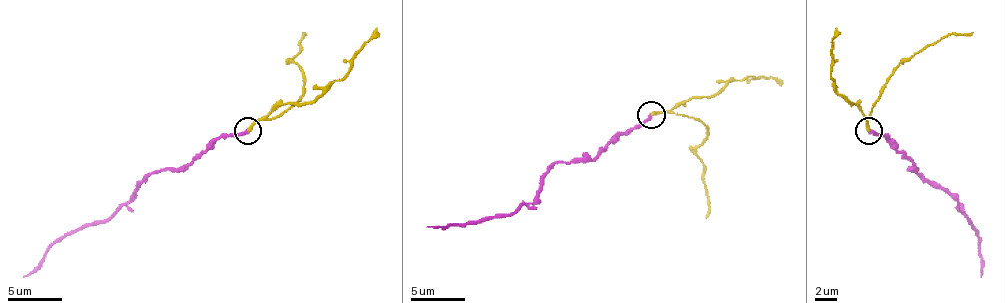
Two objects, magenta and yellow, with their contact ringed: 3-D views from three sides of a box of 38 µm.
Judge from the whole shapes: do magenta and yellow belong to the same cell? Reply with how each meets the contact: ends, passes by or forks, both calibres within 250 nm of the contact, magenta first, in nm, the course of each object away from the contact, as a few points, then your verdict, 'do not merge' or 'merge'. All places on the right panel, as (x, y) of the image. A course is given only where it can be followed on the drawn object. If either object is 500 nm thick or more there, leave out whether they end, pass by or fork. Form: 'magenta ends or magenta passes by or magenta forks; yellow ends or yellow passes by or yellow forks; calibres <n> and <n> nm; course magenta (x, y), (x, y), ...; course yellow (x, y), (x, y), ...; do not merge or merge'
magenta ends; yellow ends; calibres 260 and 240 nm; course magenta (869, 131), (886, 137), (916, 170), (957, 202), (976, 232), (982, 276); course yellow (869, 131), (867, 123), (869, 112), (883, 85), (905, 60), (951, 33), (973, 33); do not merge

